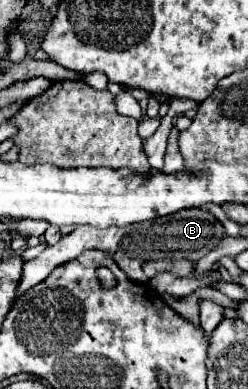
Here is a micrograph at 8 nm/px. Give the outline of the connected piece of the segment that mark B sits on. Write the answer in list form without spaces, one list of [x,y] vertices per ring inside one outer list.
[[[180,210],[178,214],[170,214],[166,218],[156,218],[154,222],[140,222],[130,226],[110,226],[106,230],[98,230],[94,226],[78,226],[76,232],[62,236],[62,240],[56,246],[46,246],[46,250],[36,256],[34,260],[24,262],[22,282],[18,284],[18,294],[24,294],[38,282],[42,282],[56,266],[78,258],[84,250],[108,250],[120,270],[126,272],[126,276],[132,282],[146,282],[146,276],[142,272],[142,264],[148,260],[160,260],[160,258],[190,258],[200,260],[206,250],[212,250],[224,236],[224,226],[208,212],[208,210]]]

